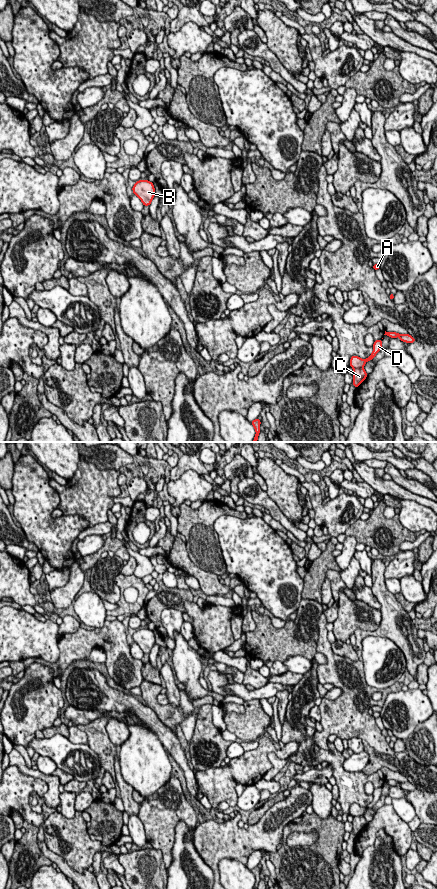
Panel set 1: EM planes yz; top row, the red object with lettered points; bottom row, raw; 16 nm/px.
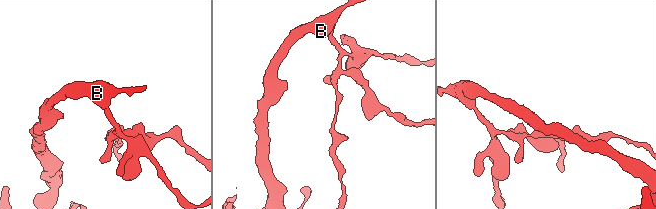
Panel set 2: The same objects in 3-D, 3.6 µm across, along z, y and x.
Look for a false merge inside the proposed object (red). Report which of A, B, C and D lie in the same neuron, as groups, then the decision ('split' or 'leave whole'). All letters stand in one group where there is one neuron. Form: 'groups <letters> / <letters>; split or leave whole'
groups A B D / C; split

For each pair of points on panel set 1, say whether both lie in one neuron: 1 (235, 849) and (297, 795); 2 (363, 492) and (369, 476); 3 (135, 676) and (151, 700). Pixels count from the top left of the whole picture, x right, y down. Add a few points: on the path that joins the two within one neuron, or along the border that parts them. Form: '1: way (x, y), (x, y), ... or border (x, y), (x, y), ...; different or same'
1: way (250, 839), (282, 810); same
2: border (364, 481), (374, 490); different
3: border (143, 680), (139, 685); different

